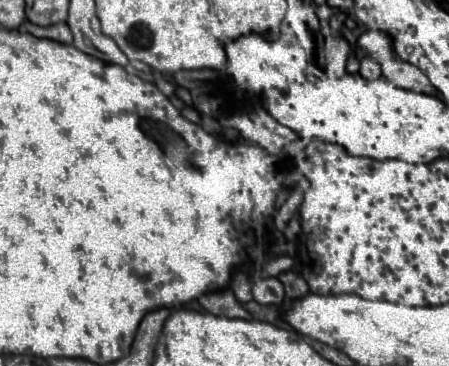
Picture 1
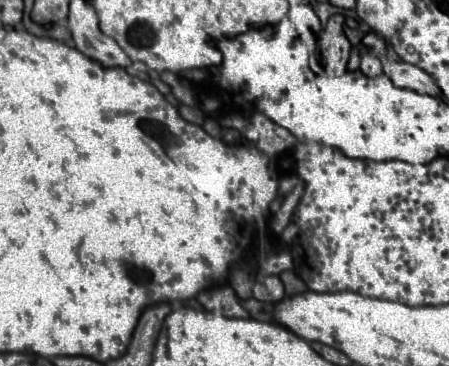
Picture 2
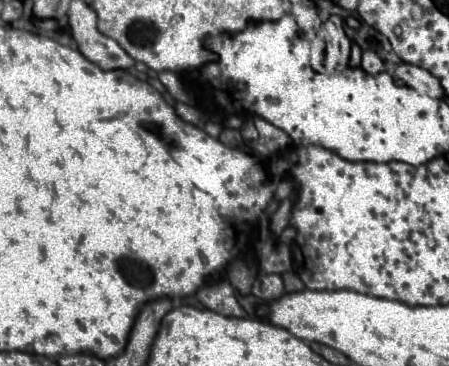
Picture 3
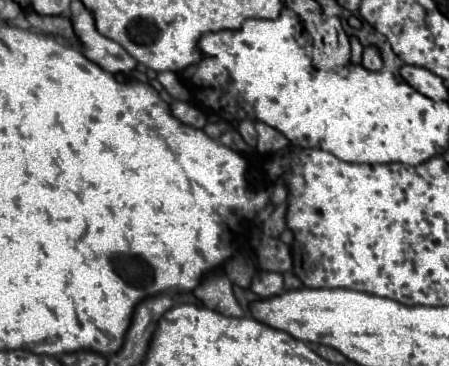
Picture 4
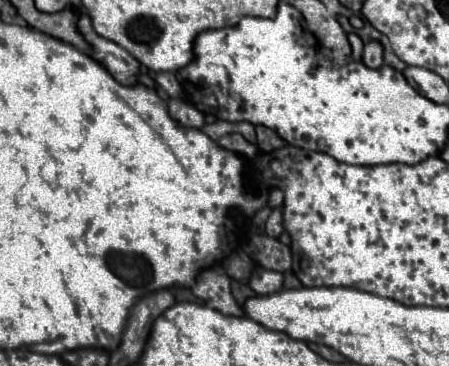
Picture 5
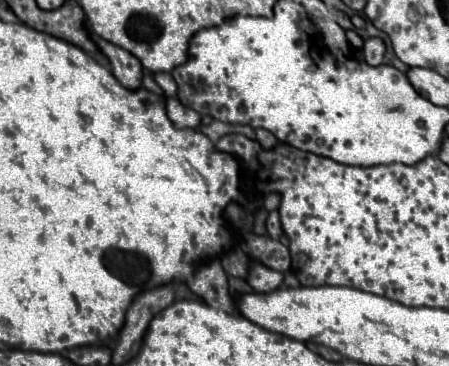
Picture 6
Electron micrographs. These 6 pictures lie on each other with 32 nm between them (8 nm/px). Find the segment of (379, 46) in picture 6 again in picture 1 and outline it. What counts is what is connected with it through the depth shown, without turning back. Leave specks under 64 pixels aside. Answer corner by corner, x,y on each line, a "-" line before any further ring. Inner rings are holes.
364,56
360,60
360,74
366,78
366,80
376,80
382,76
382,68
376,60
372,60
370,56

